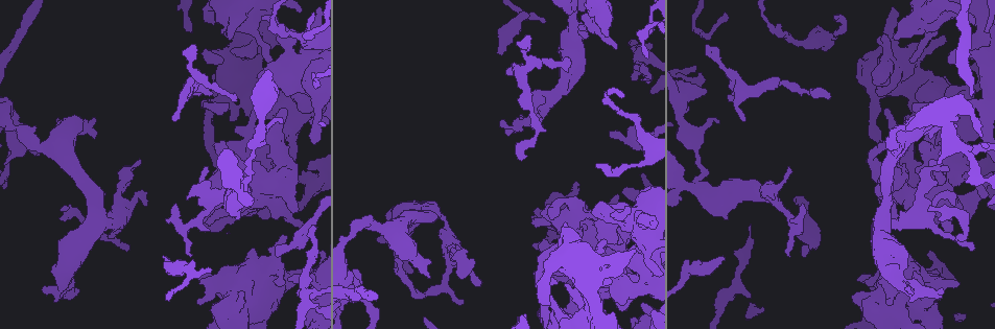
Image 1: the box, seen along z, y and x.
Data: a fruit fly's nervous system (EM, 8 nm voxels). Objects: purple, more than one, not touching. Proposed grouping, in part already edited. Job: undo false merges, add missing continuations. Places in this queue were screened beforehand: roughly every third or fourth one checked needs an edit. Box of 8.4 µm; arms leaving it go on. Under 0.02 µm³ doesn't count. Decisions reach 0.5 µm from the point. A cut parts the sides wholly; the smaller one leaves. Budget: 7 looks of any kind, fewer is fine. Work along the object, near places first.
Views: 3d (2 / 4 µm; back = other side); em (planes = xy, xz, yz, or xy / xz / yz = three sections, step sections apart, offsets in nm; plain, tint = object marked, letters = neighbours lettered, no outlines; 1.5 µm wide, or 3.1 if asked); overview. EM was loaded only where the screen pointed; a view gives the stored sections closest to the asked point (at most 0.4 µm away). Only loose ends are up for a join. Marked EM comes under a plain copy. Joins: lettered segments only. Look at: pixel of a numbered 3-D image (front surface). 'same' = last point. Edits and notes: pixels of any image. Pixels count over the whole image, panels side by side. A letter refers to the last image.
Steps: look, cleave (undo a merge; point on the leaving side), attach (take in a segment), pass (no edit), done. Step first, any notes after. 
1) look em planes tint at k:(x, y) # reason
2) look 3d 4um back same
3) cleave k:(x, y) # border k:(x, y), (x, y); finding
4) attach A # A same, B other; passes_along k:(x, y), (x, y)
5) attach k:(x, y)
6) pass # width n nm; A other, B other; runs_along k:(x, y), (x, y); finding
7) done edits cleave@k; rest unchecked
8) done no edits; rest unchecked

look em planes letters at 1:(526, 35) # tapers out

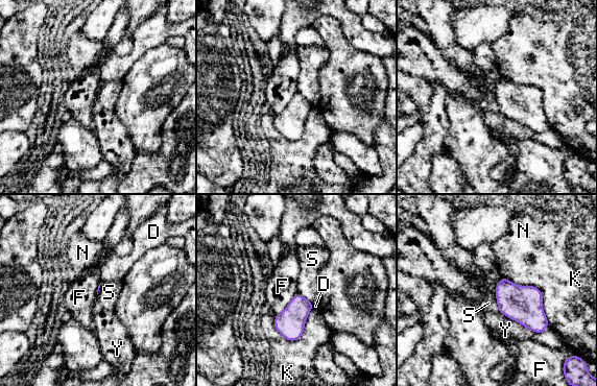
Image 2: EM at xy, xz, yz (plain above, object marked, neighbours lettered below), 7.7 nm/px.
pass # D other, F other, K other, N other, S other, Y other; border 2:(494, 292), (497, 298), (498, 310); none of them fits

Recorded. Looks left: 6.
look 3d 4um at 1:(520, 160) # free end

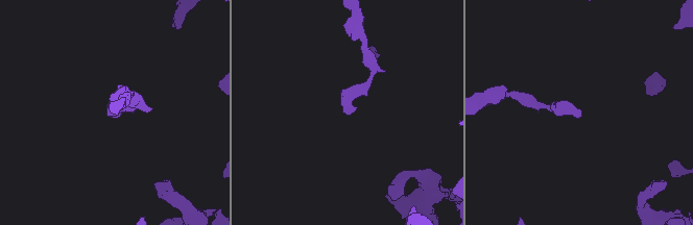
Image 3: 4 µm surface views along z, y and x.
look em planes letters at 3:(578, 114) # shape alone is not enough

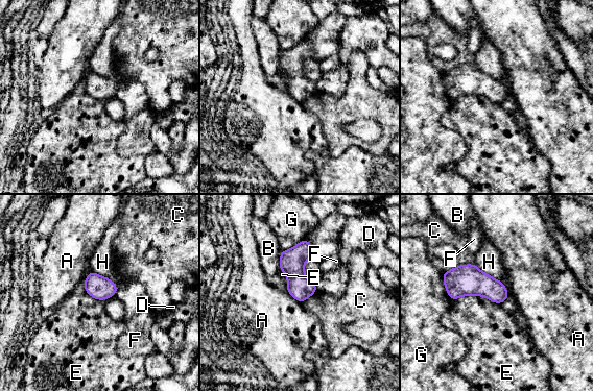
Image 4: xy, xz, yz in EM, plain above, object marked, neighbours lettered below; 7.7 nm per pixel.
pass # A other, B other, C other, D other, E other, F other, G other, H other; border 4:(286, 291), (302, 302); none of them fits

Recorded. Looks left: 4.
look 3d 4um at 1:(566, 284) # thick end

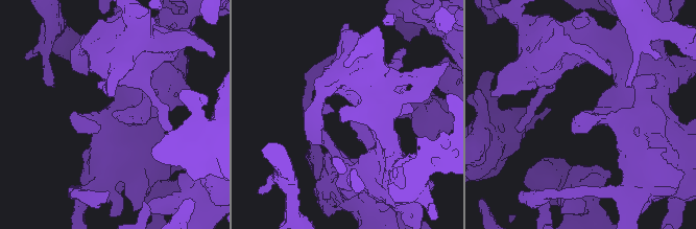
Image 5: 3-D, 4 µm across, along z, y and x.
look em xy step 4 tint at 5:(115, 111) # shape alone is not enough

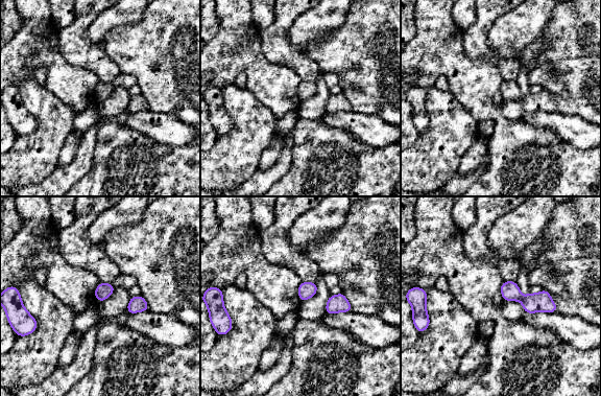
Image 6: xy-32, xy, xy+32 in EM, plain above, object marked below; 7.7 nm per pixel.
look em planes letters same # another direction

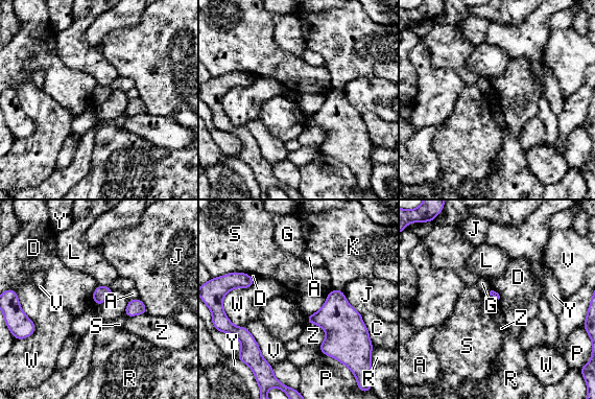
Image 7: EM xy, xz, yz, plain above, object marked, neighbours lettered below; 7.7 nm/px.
pass # A other, C other, D other, G other, J other, K other, L other, P other, R other, S other, V other, W other, Y other, Z other; border 7:(98, 285), (93, 292), (92, 300); no lettered segment goes on from it

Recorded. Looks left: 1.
done no edits; rest unchecked

